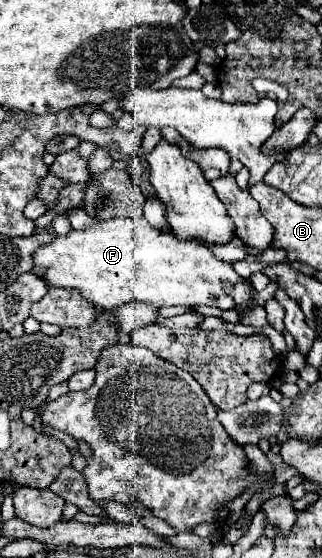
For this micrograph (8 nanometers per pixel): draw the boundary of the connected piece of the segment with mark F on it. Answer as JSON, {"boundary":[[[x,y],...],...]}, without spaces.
{"boundary":[[[111,218],[101,220],[97,226],[83,232],[71,230],[69,236],[57,236],[51,244],[39,248],[35,252],[35,264],[45,268],[43,278],[47,278],[53,286],[81,290],[87,300],[105,308],[107,312],[113,312],[117,306],[129,302],[153,304],[155,308],[205,304],[219,310],[233,310],[235,300],[231,298],[229,288],[233,288],[237,282],[249,284],[249,280],[241,278],[227,262],[217,260],[205,242],[197,242],[195,238],[173,238],[173,232],[157,230],[145,218]]]}

